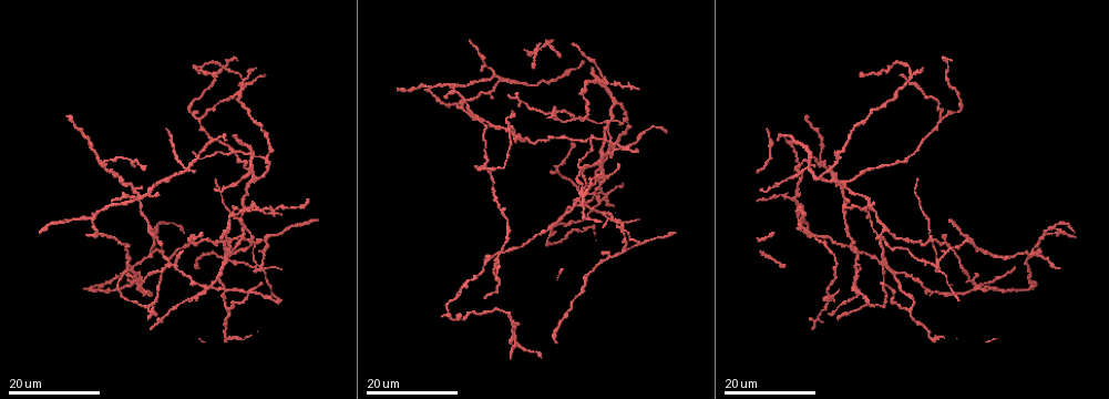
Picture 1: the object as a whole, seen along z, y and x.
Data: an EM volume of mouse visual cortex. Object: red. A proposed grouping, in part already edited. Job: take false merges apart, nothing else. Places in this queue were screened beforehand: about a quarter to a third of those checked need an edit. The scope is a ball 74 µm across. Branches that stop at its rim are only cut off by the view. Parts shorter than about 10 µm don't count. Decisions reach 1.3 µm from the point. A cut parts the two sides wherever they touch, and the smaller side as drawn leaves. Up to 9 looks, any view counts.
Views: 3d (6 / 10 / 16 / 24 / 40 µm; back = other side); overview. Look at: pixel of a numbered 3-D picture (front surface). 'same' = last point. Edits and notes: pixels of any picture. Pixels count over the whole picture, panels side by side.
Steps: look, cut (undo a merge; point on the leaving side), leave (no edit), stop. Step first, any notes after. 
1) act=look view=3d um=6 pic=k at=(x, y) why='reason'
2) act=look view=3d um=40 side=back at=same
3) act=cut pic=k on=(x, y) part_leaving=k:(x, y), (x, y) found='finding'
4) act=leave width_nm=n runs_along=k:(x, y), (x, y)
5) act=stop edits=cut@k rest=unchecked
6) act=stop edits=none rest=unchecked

act=look view=3d um=24 pic=1 at=(934, 291) why='sudden change in width'

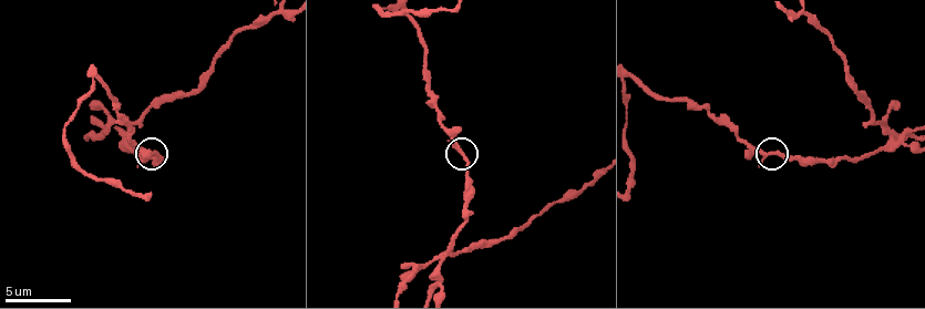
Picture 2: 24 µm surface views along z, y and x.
act=look view=3d um=6 pic=2 at=(768, 154)

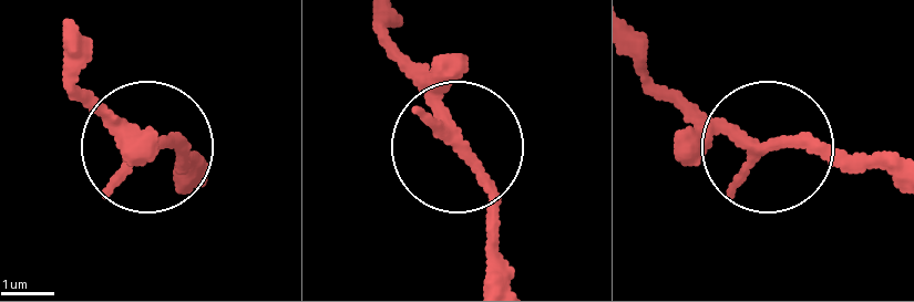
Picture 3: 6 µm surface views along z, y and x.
act=leave width_nm=200 runs_along=3:(483, 278), (492, 186), (444, 106), (382, 44) found='one cell here'

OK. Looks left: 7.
act=look view=3d um=16 pic=1 at=(885, 225) why='a fork'

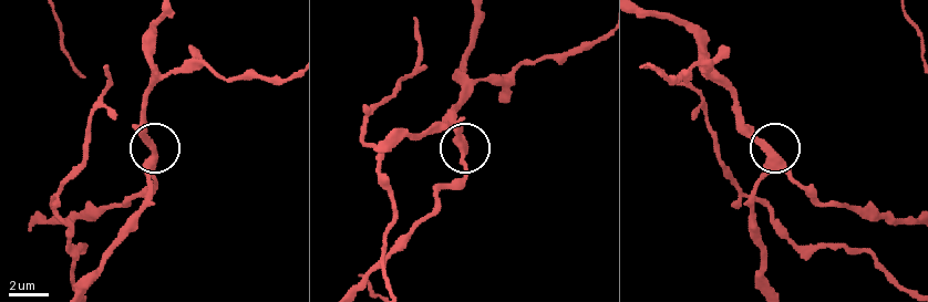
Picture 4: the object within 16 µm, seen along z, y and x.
act=look view=3d um=6 pic=4 at=(151, 158) why='zoom in'

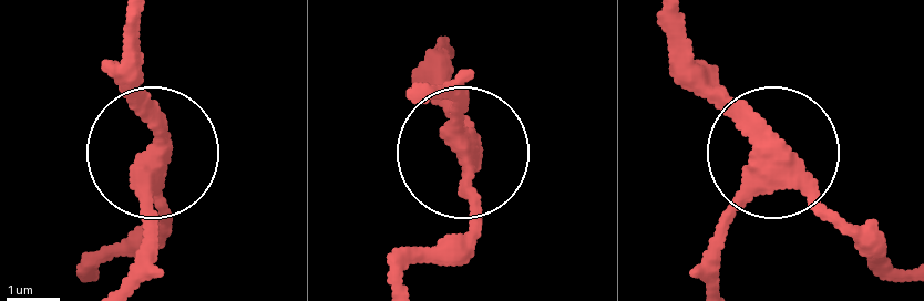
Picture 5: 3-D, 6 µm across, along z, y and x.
act=leave arms=3 runs_along=5:(403, 278), (470, 211), (457, 84) found='all the same cell'

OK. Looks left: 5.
act=look view=3d um=16 pic=1 at=(906, 308) why='side arm on a straight run'

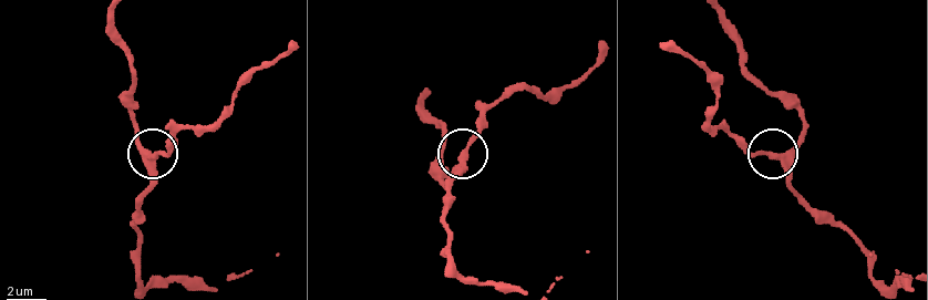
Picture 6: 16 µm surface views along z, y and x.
act=look view=3d um=6 pic=6 at=(156, 158)

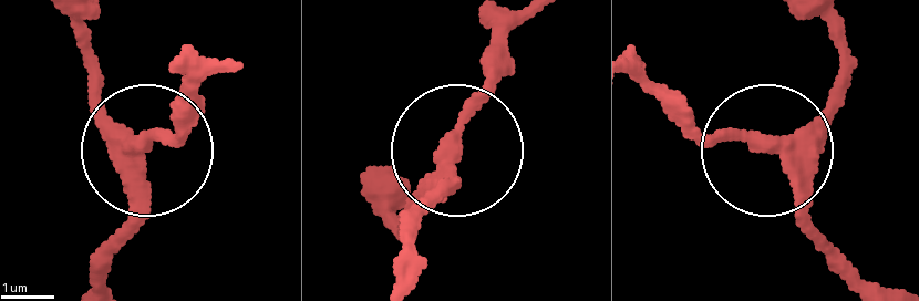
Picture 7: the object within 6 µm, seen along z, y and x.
act=look view=3d um=6 side=back pic=7 at=(453, 156)

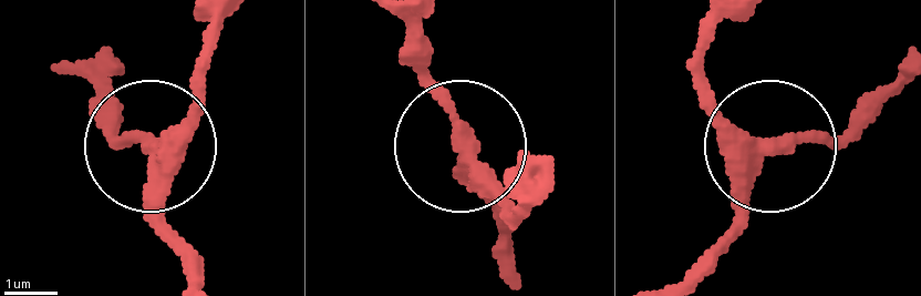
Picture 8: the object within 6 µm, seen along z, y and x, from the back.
act=leave arms=3 runs_along=8:(206, 10), (193, 103), (153, 143), (104, 121) found='all the same cell'

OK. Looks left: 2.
act=look view=3d um=24 pic=1 at=(939, 108) why='side arm on a straight run'

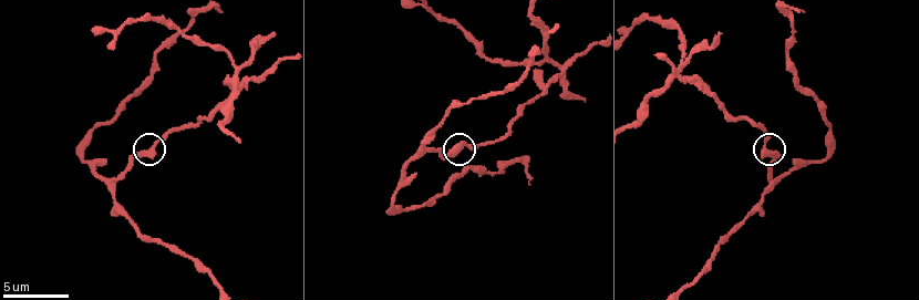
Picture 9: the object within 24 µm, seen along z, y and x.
act=look view=3d um=10 pic=9 at=(764, 144)

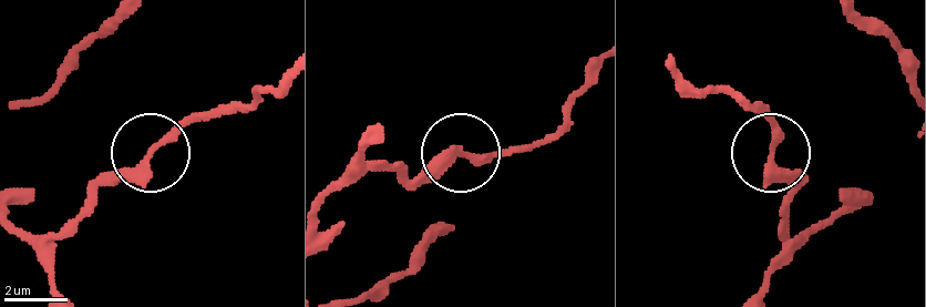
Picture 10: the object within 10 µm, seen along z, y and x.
act=leave runs_along=10:(758, 289), (782, 242), (790, 184), (774, 157), (769, 110) found='continuous, no second cell'

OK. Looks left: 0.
act=stop edits=none rest=unchecked

